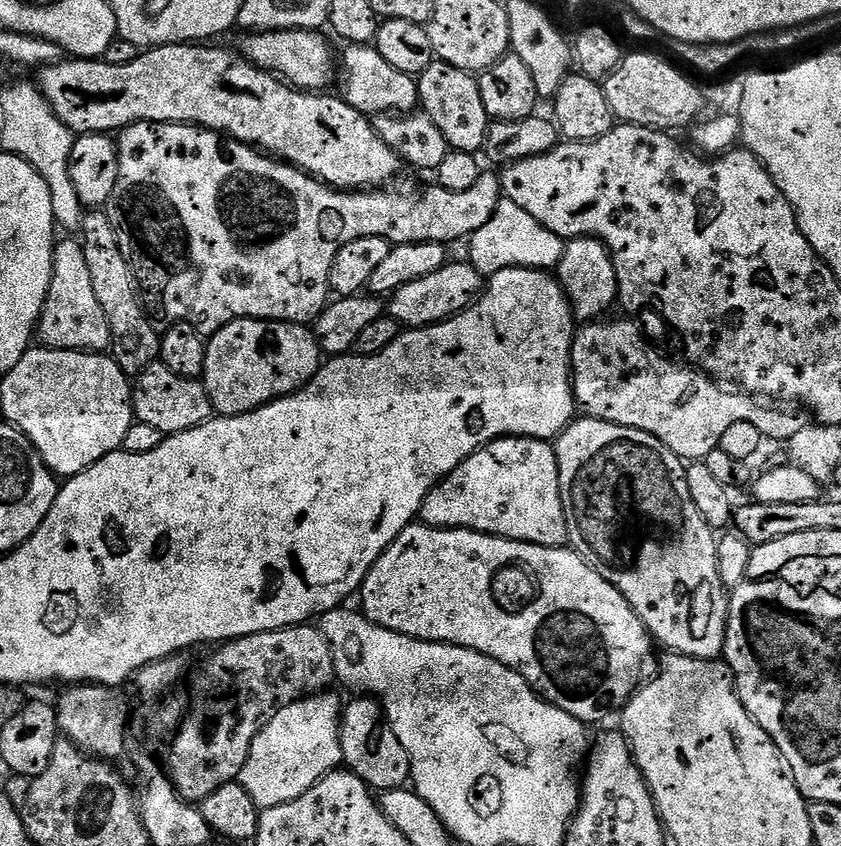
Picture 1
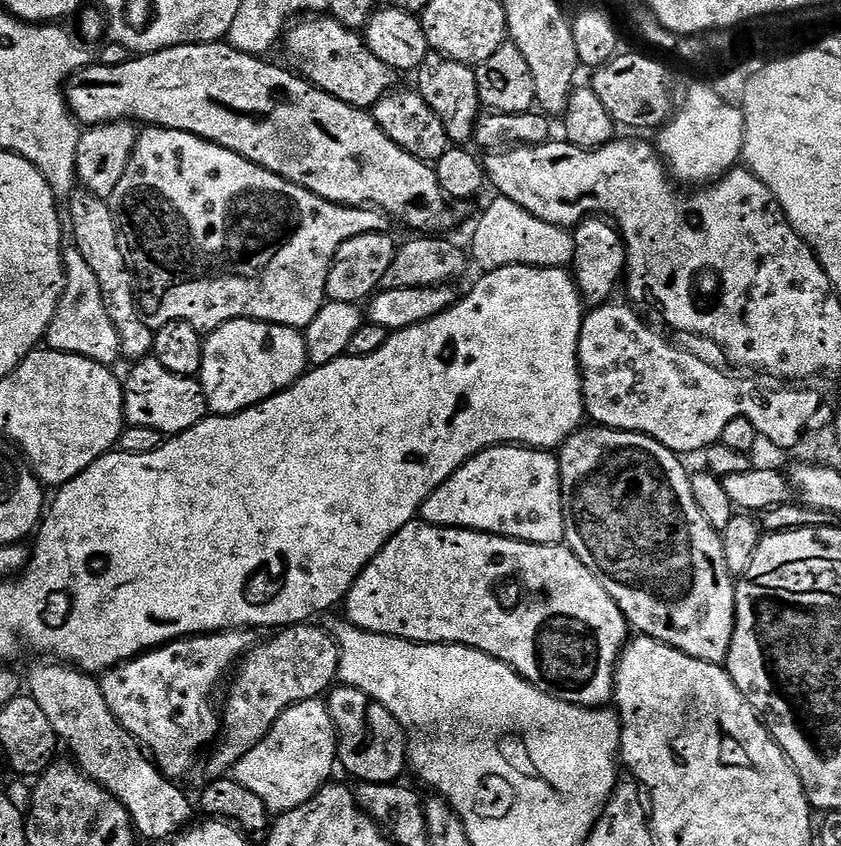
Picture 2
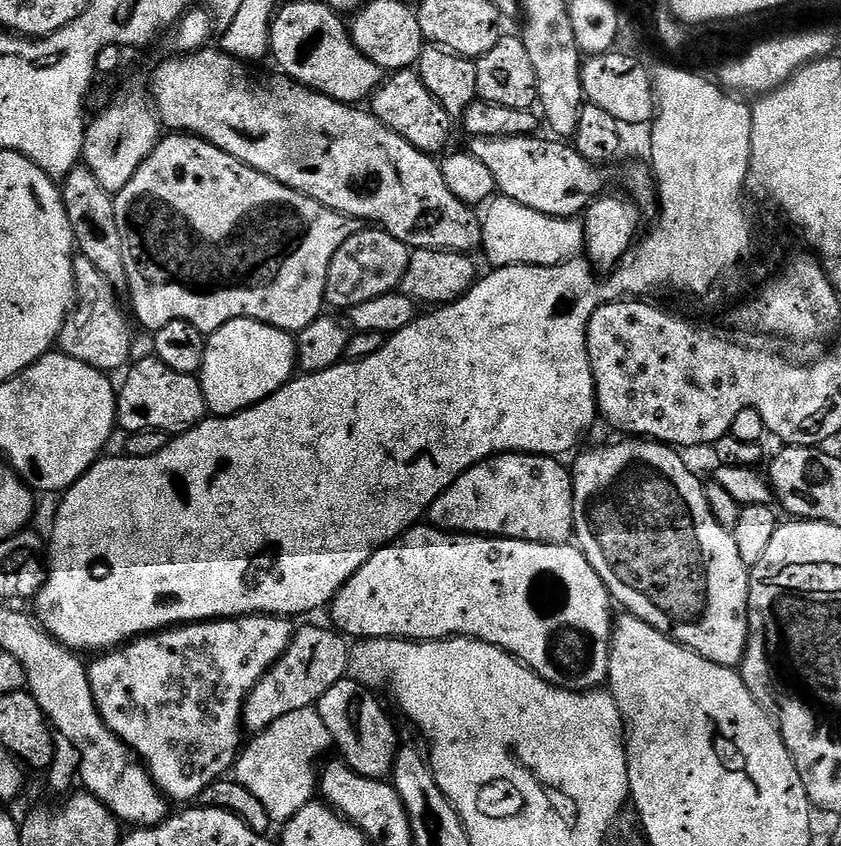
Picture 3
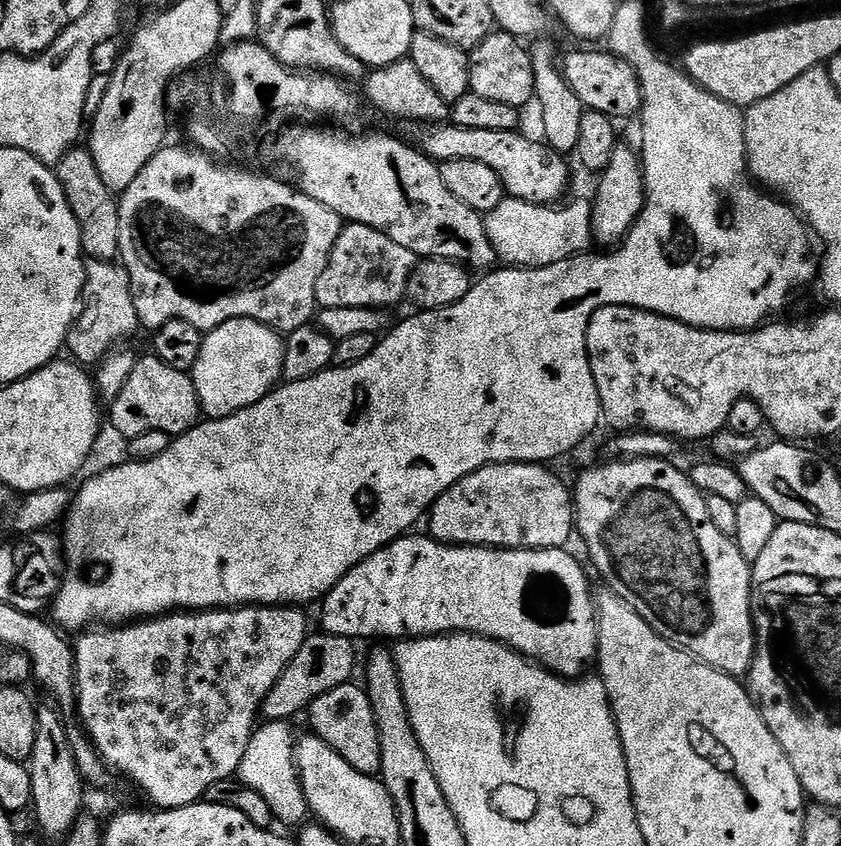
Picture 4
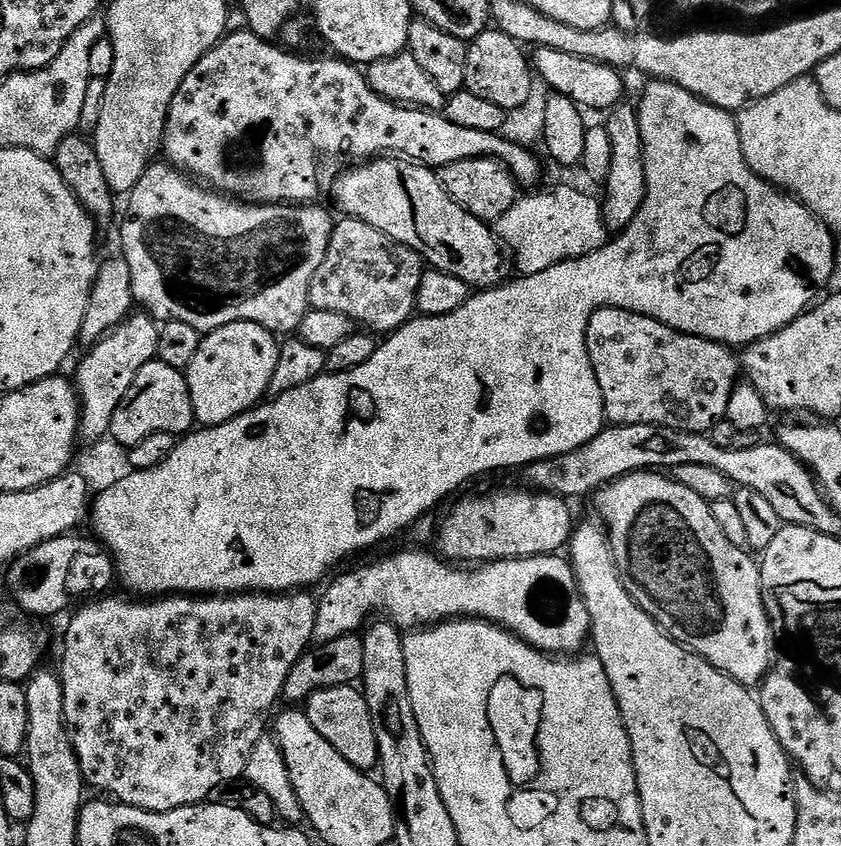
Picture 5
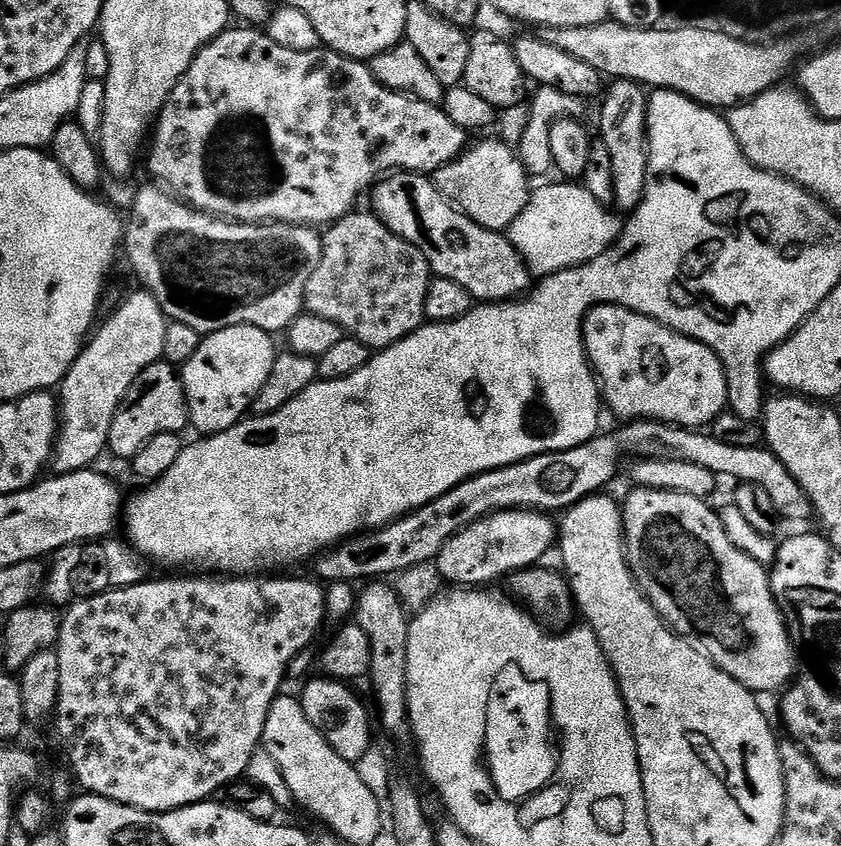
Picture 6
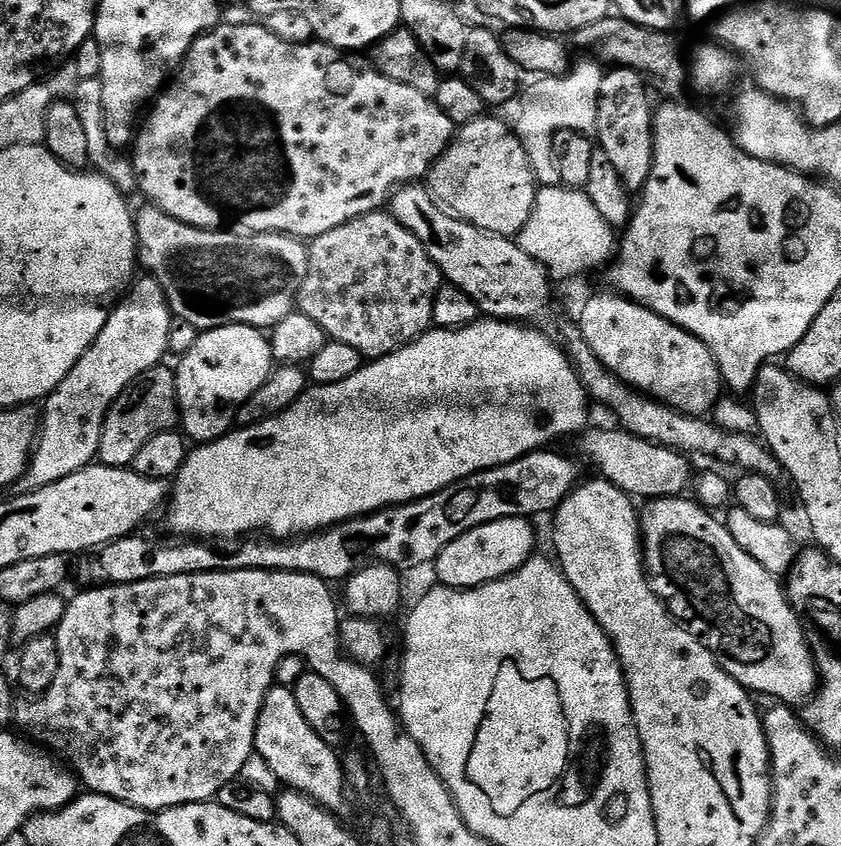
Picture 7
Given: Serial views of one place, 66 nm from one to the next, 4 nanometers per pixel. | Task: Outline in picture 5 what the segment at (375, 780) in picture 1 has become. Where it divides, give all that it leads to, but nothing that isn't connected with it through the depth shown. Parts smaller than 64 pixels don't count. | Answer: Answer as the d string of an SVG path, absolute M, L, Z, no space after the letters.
M356 686L323 688L306 701L306 711L314 730L350 762L350 766L371 773L379 765L378 738L374 738L374 722L370 722L370 706L366 706L363 691Z

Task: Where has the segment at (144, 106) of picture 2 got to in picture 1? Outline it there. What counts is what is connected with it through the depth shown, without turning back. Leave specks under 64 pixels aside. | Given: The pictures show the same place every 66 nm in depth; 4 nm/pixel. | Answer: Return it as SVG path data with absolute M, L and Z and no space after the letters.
M196 42L186 44L164 44L160 48L149 48L141 51L134 62L126 62L126 66L114 66L103 60L78 60L75 58L64 58L55 64L41 67L40 80L38 87L41 94L47 98L48 104L52 107L52 113L65 124L73 134L112 134L117 130L129 128L131 124L138 122L150 122L151 124L195 124L197 128L208 128L211 132L219 132L225 137L241 140L243 144L250 144L253 148L275 158L283 160L285 164L292 164L302 172L307 172L315 180L323 180L329 188L339 188L341 190L380 190L388 184L402 169L402 161L382 138L372 128L372 121L367 116L363 116L354 106L350 106L339 95L321 94L319 92L302 92L298 88L291 87L283 80L272 75L271 72L264 72L244 59L243 55L235 51L227 52L224 48L208 48L212 46L201 46Z

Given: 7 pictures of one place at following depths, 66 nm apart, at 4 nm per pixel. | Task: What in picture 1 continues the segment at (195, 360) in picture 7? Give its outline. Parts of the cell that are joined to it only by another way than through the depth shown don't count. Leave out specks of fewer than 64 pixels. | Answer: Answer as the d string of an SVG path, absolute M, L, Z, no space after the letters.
M235 320L211 333L207 345L202 379L212 403L213 413L221 416L241 416L297 392L304 385L311 384L322 367L322 353L315 331L311 327L290 324L286 320Z

